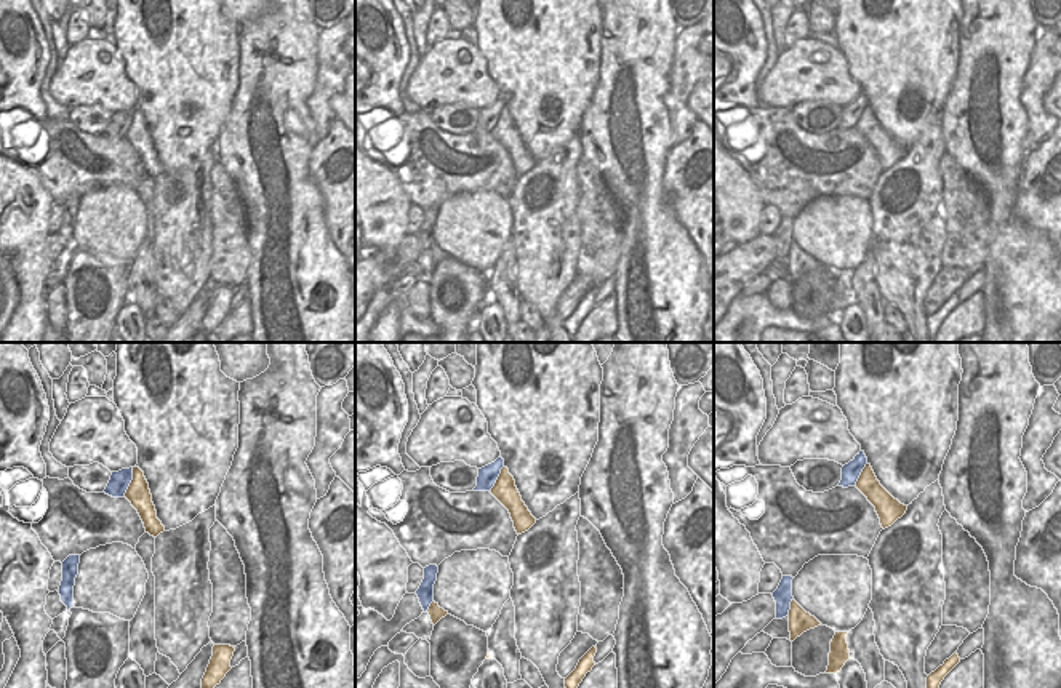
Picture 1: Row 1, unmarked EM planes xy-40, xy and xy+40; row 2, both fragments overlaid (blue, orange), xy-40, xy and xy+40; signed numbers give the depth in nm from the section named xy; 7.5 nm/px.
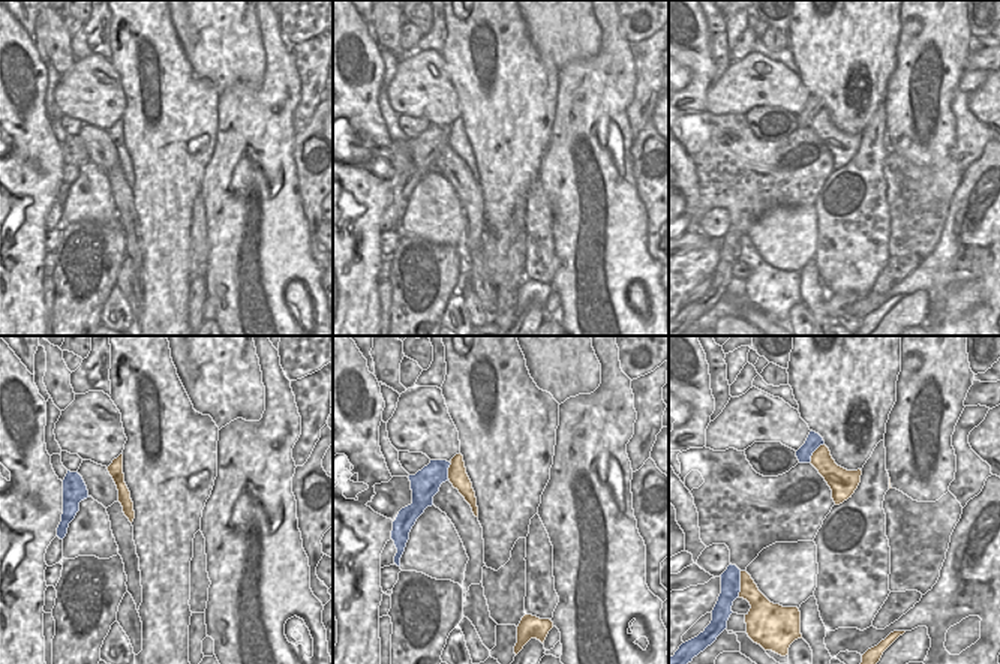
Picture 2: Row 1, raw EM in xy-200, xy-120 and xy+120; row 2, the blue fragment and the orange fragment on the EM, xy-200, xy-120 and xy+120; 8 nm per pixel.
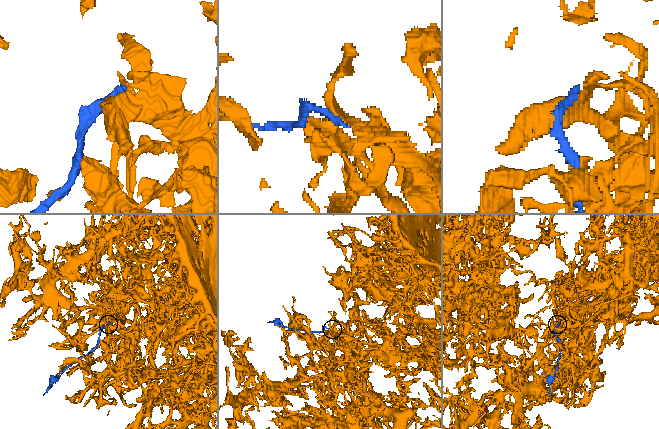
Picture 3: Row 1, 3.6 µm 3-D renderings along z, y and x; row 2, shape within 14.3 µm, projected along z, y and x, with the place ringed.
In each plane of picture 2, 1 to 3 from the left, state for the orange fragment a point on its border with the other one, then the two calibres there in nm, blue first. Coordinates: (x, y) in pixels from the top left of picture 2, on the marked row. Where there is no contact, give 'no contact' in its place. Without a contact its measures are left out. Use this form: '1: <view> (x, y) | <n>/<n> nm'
1: no contact
2: xy-120 (447, 471) | 240/150 nm
3: xy+120 (739, 583) | 170/170 nm

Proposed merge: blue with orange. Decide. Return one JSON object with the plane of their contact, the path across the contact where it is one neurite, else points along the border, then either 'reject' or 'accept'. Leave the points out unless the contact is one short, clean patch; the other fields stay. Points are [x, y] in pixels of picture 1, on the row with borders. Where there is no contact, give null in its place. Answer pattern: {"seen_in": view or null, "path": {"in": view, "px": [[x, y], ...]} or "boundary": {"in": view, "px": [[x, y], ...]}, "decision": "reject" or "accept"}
{"seen_in": "xy-40", "decision": "reject"}

